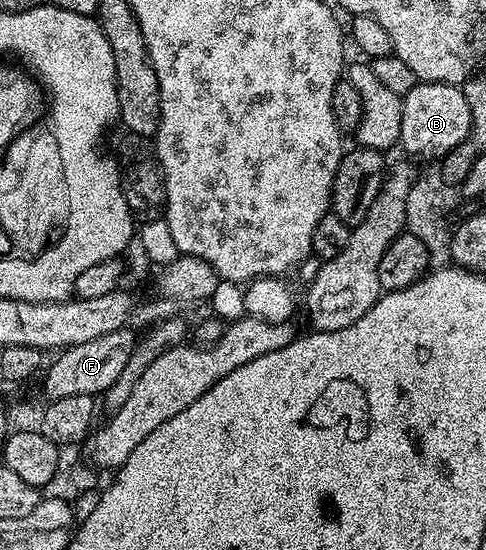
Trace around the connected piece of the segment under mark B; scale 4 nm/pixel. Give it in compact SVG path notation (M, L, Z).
M419 82L402 100L400 146L418 158L441 160L470 137L470 105L462 86Z

